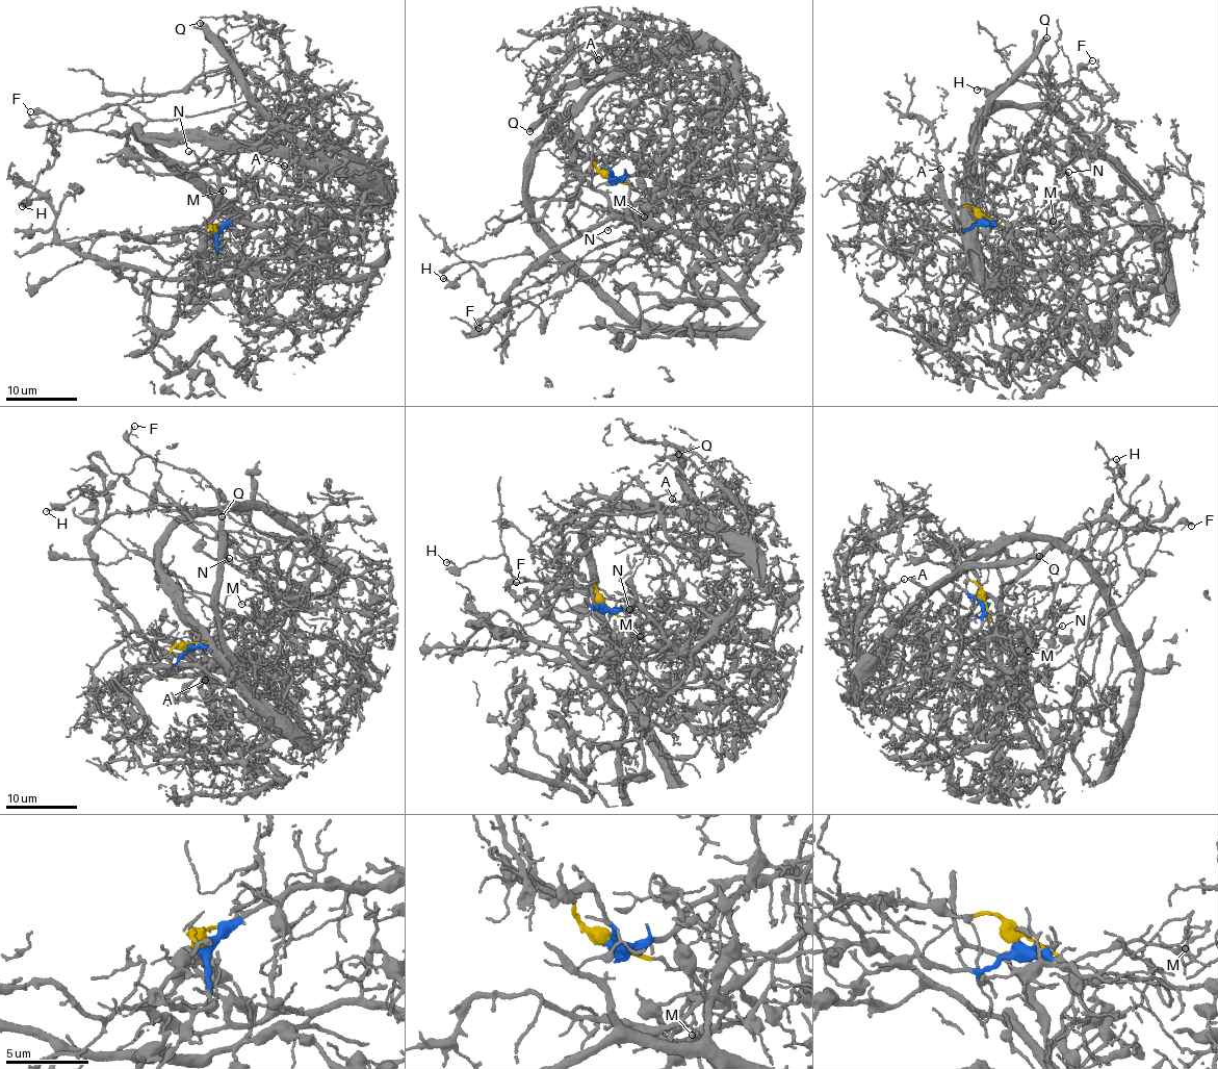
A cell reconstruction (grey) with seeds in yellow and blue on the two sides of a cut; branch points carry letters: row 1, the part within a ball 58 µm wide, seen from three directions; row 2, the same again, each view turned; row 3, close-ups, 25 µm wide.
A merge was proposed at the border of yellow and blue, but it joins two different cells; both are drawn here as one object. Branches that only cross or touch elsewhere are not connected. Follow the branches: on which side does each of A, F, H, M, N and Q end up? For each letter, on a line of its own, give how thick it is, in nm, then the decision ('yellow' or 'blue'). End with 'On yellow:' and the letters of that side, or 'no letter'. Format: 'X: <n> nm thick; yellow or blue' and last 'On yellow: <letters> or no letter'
A: 110 nm thick; blue
F: 90 nm thick; yellow
H: 140 nm thick; yellow
M: 120 nm thick; blue
N: 160 nm thick; blue
Q: 480 nm thick; blue
On yellow: F, H

